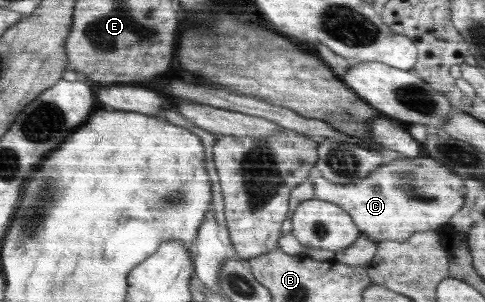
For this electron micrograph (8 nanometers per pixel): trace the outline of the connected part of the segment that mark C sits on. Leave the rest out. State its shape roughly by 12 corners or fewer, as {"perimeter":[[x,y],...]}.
{"perimeter":[[399,157],[356,184],[314,178],[375,243],[447,224],[465,204],[458,173]]}

